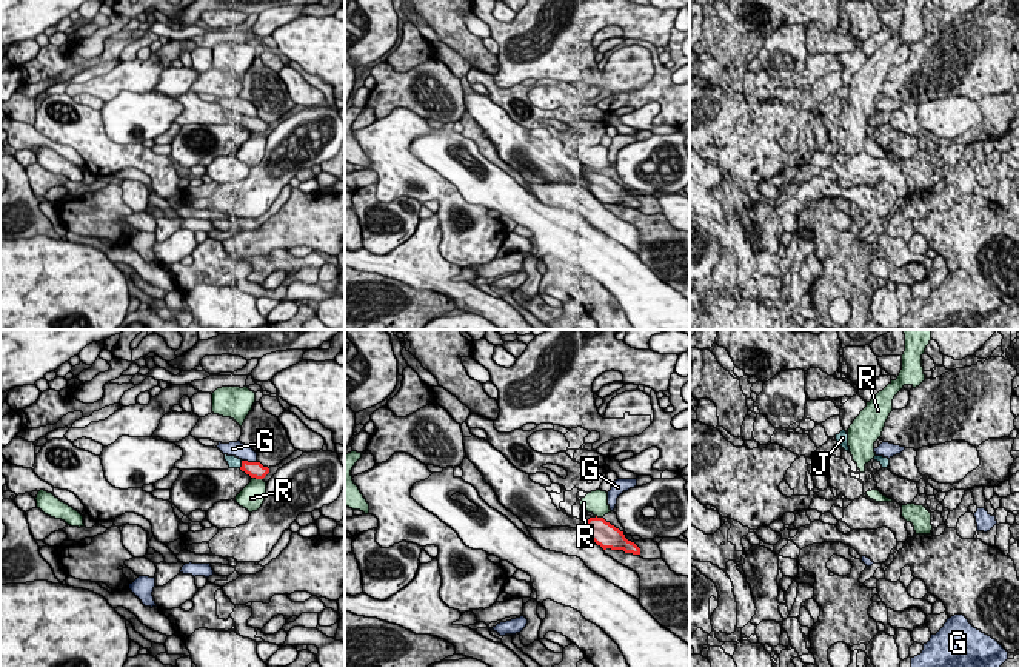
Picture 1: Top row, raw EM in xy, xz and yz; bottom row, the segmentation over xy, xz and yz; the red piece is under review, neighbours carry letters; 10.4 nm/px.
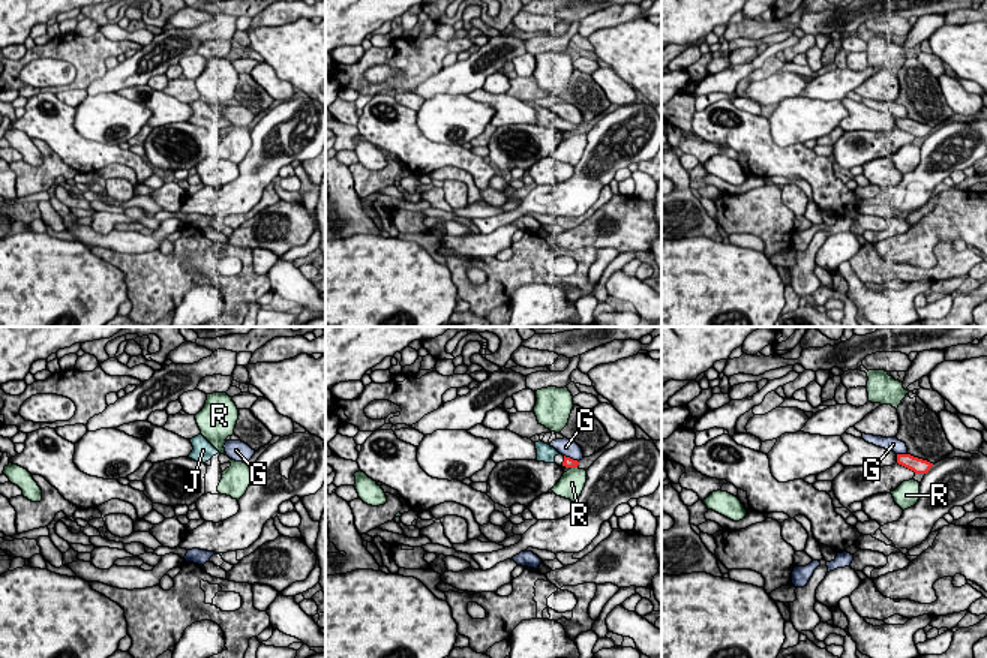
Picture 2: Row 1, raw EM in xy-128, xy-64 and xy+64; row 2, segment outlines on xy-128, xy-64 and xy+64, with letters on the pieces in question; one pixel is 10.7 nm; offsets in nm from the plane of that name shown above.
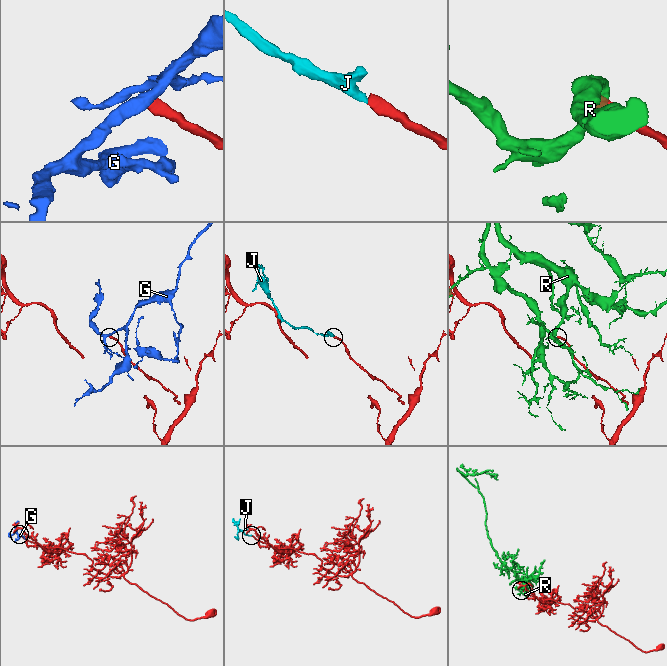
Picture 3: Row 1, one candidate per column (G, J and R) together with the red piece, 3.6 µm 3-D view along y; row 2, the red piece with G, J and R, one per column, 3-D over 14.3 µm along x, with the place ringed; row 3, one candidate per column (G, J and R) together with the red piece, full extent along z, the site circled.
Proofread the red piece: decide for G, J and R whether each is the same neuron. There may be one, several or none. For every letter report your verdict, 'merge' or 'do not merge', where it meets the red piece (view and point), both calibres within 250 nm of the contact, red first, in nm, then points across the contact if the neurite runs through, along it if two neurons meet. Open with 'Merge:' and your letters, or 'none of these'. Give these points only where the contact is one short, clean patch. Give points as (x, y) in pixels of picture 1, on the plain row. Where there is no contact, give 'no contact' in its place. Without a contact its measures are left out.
Merge: J
G: do not merge; meets red in xy at (250, 117); 160 nm thick on the red side, 160 nm on the other
J: merge; meets red in xy at (242, 119); 160 nm thick on the red side, 130 nm on the other
R: do not merge; meets red in xy at (257, 133); 160 nm thick on the red side, 260 nm on the other; border along xy (253, 131), (262, 134)

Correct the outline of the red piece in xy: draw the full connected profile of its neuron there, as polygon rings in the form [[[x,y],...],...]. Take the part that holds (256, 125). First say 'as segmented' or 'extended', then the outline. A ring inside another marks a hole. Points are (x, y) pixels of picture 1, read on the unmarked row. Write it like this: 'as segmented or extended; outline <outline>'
extended; outline [[[225,109],[225,116],[228,117],[229,123],[240,123],[256,134],[263,134],[269,128],[269,123],[263,122],[260,117],[248,117],[228,109]]]

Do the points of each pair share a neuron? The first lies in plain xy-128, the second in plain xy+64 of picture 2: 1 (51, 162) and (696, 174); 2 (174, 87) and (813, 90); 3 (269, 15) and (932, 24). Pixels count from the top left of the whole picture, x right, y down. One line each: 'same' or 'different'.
1: same
2: different
3: same

